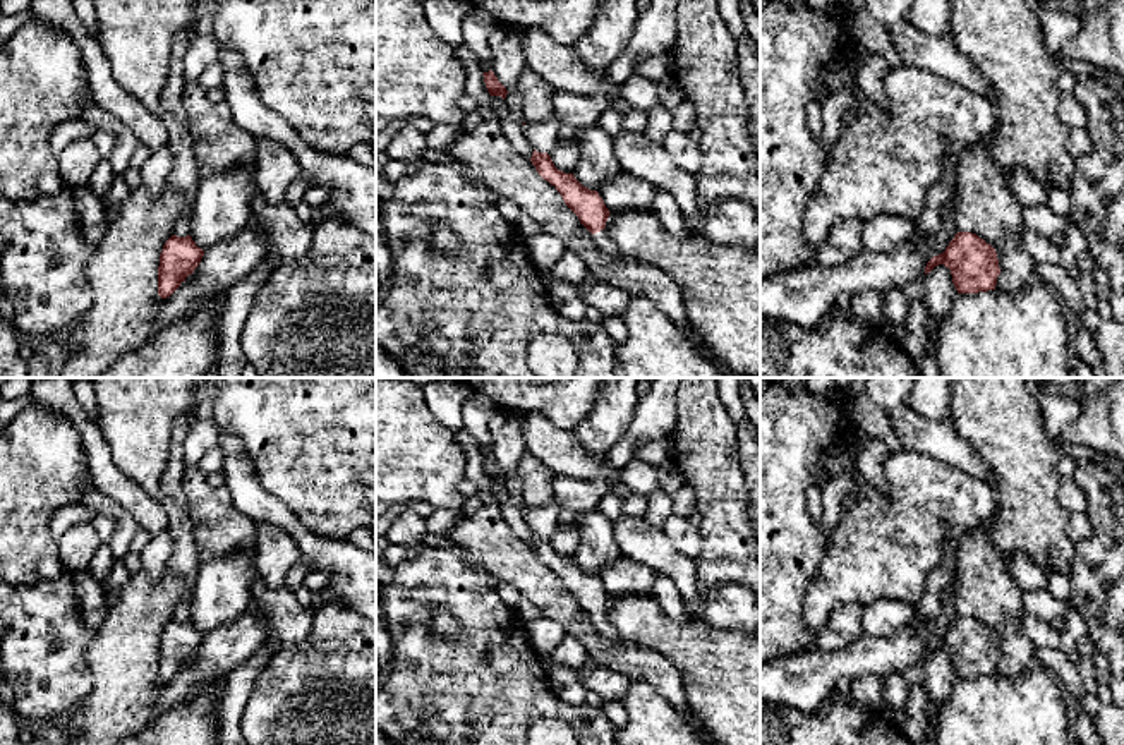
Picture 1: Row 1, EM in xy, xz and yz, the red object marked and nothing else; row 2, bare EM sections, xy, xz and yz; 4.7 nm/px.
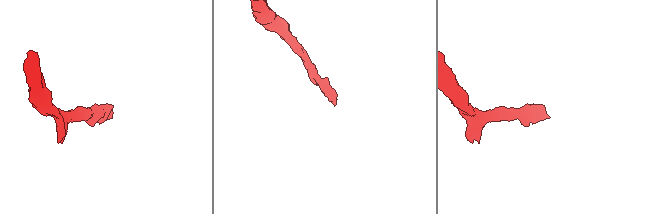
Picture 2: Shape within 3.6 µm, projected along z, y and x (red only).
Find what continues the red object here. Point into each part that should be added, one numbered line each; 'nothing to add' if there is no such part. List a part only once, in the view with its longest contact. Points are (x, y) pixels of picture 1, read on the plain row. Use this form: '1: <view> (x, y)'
1: xz (601, 623)

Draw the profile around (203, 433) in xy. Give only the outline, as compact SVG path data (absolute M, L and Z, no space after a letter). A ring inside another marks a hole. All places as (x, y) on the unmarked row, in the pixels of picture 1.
M196 417L184 438L185 465L197 465L199 460L215 446L218 446L220 427L213 417Z

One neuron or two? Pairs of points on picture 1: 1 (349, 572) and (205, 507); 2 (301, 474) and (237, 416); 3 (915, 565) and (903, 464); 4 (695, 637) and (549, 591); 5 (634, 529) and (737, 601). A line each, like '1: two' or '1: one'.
1: two
2: one
3: one
4: two
5: one

